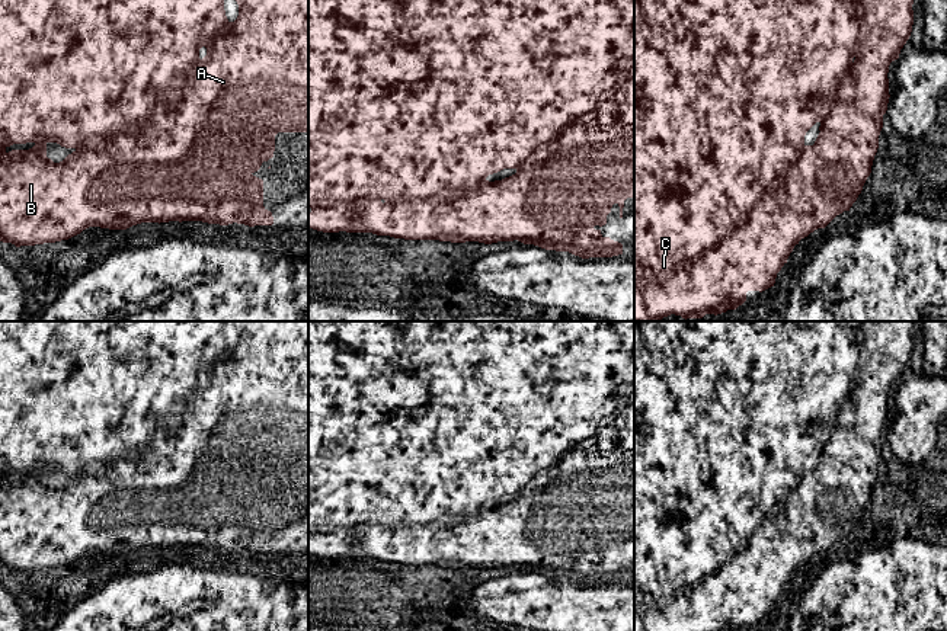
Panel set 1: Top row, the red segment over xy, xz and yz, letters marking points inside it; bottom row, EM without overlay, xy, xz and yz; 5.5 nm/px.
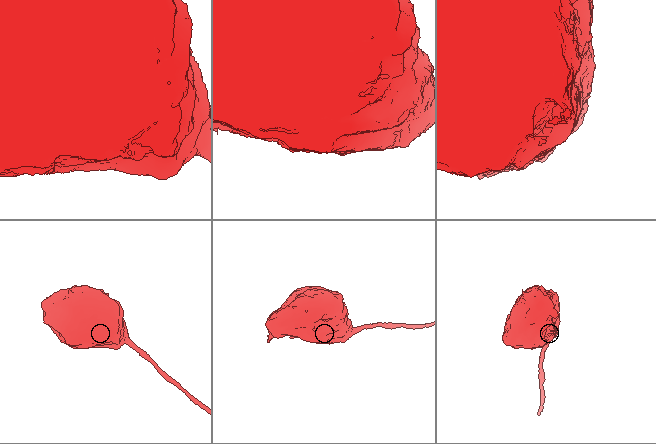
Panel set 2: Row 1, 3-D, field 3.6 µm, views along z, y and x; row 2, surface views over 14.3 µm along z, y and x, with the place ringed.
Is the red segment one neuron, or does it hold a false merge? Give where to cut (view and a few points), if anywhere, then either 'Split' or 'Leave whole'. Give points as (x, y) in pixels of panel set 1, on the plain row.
No split. Leave whole

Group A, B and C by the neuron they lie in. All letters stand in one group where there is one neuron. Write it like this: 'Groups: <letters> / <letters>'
Groups: A B C

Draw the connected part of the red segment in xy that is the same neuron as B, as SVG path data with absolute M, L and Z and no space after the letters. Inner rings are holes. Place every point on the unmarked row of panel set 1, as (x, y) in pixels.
M0 321L0 567L16 573L68 566L89 552L127 555L141 548L202 547L228 551L233 548L272 551L272 538L263 532L263 506L253 499L273 483L278 458L308 458L308 321L231 321L239 330L239 342L230 347L224 336L224 321ZM33 468L29 475L6 477L13 470ZM47 470L73 474L63 487L47 483Z

